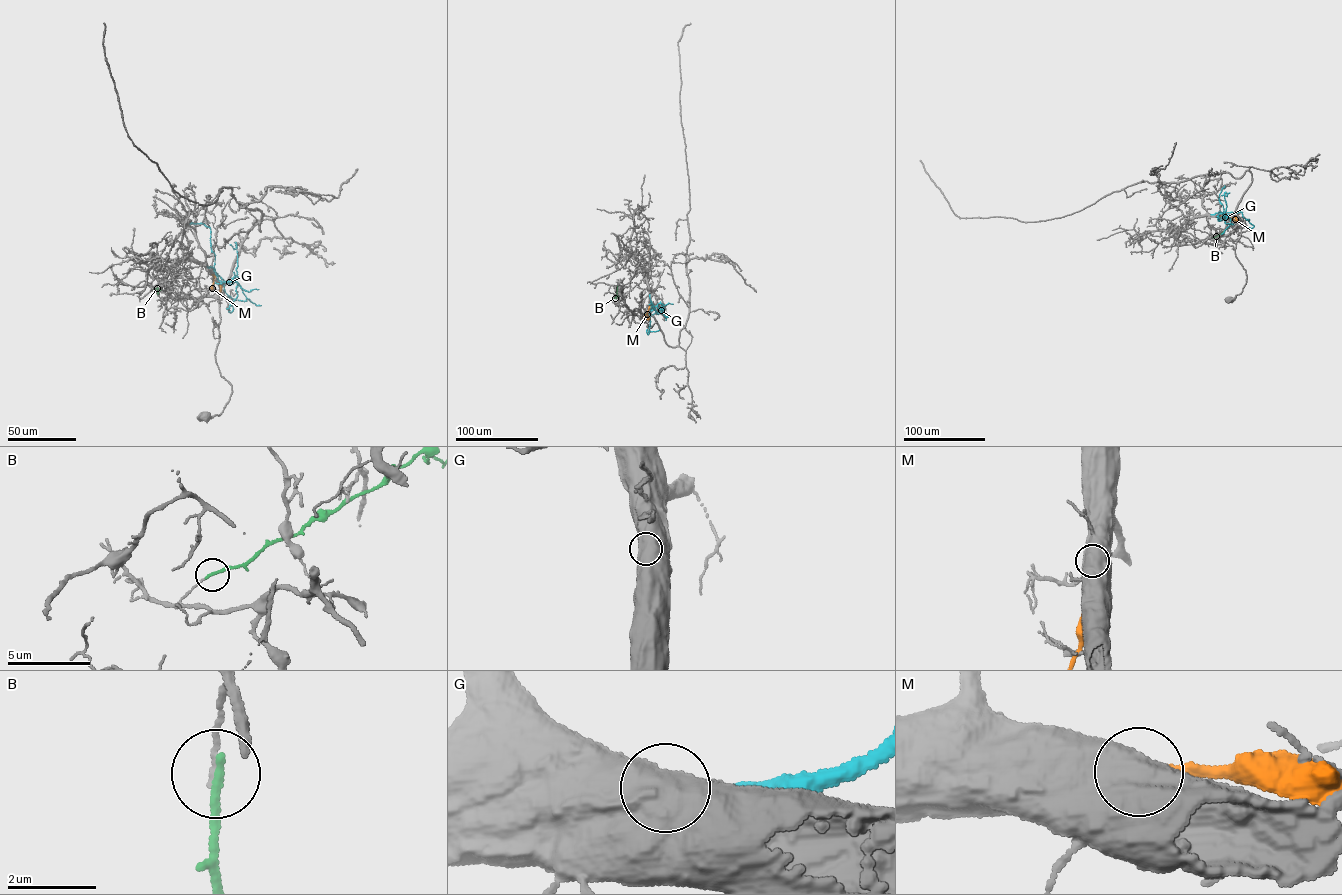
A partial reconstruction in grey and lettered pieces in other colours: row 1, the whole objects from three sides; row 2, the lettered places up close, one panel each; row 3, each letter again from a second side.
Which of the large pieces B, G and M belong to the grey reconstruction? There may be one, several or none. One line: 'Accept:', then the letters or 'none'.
Accept: none

